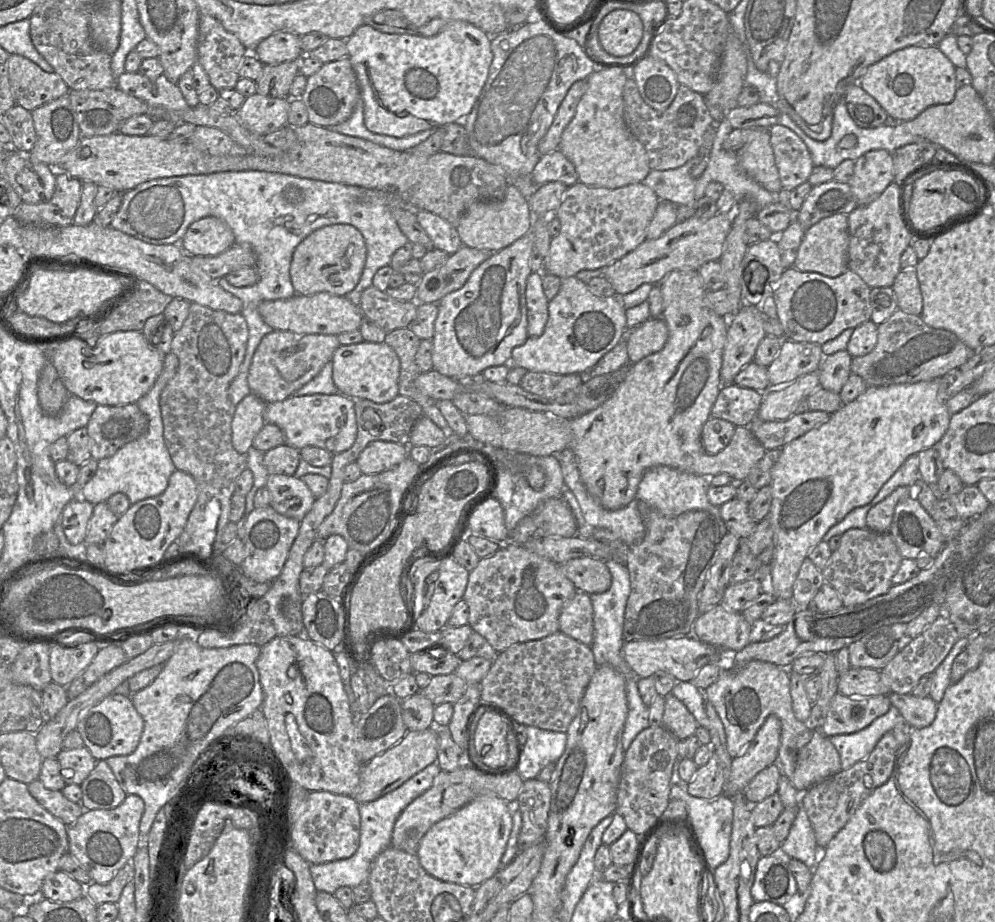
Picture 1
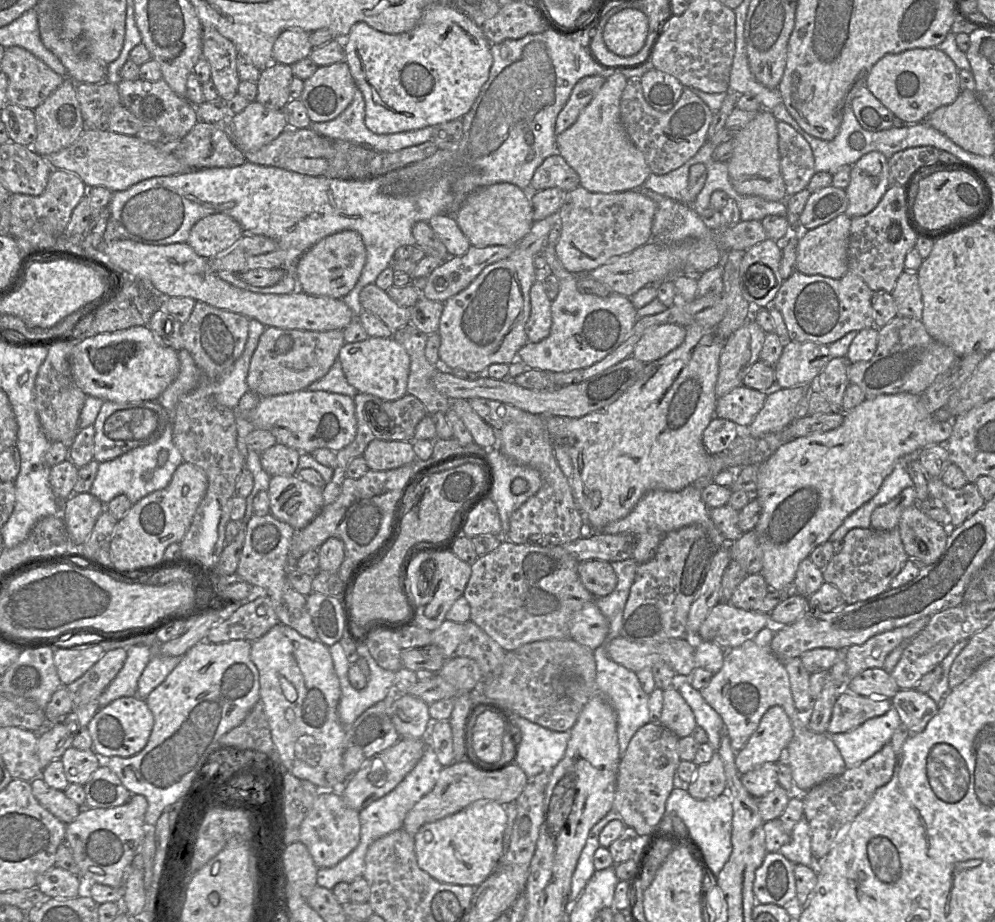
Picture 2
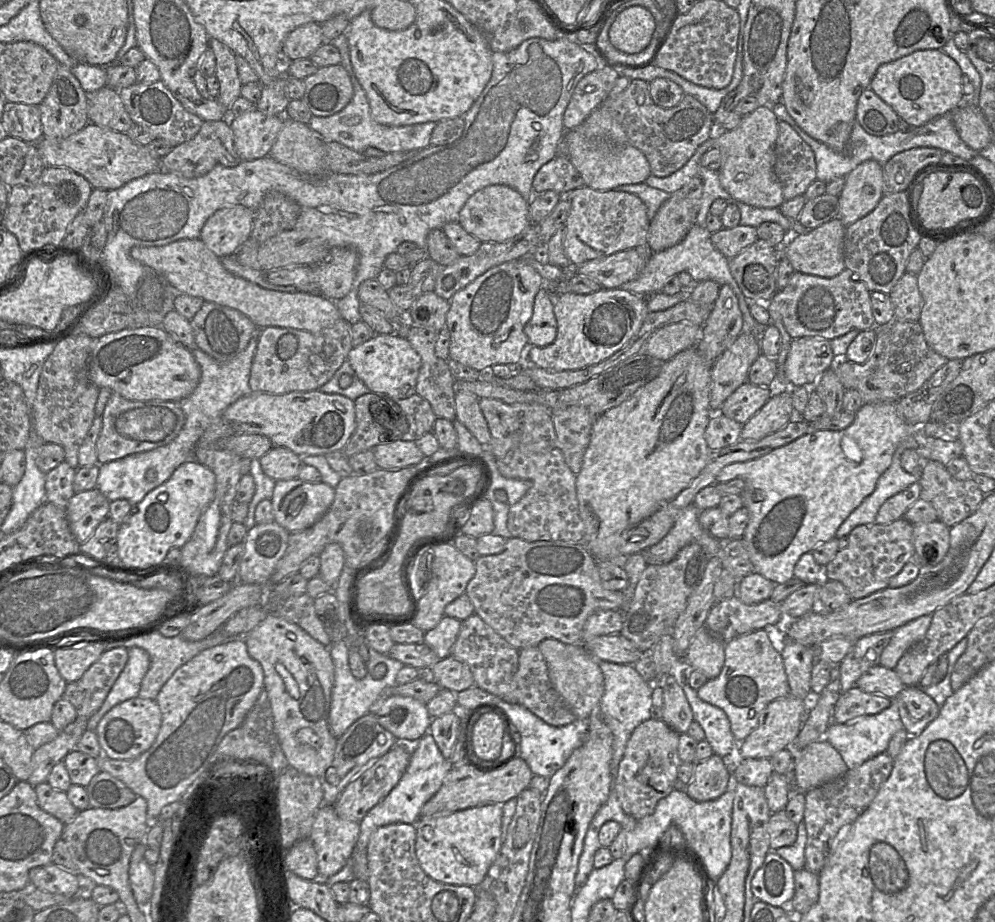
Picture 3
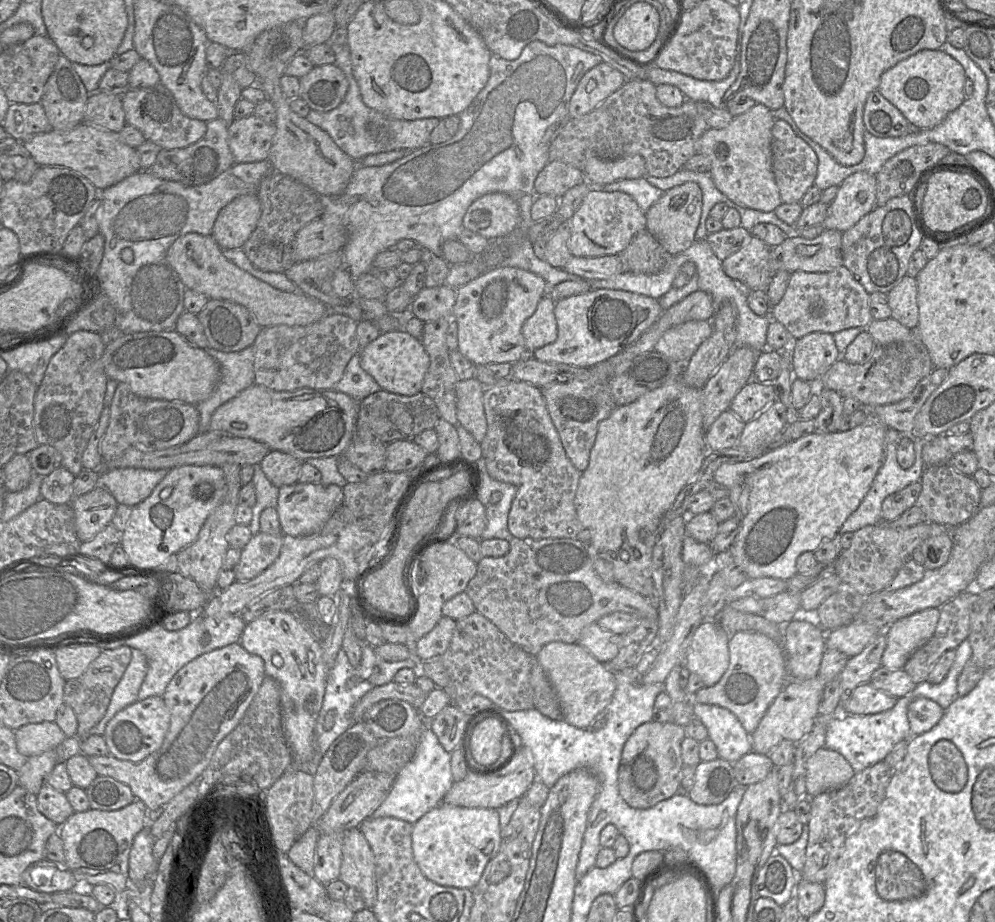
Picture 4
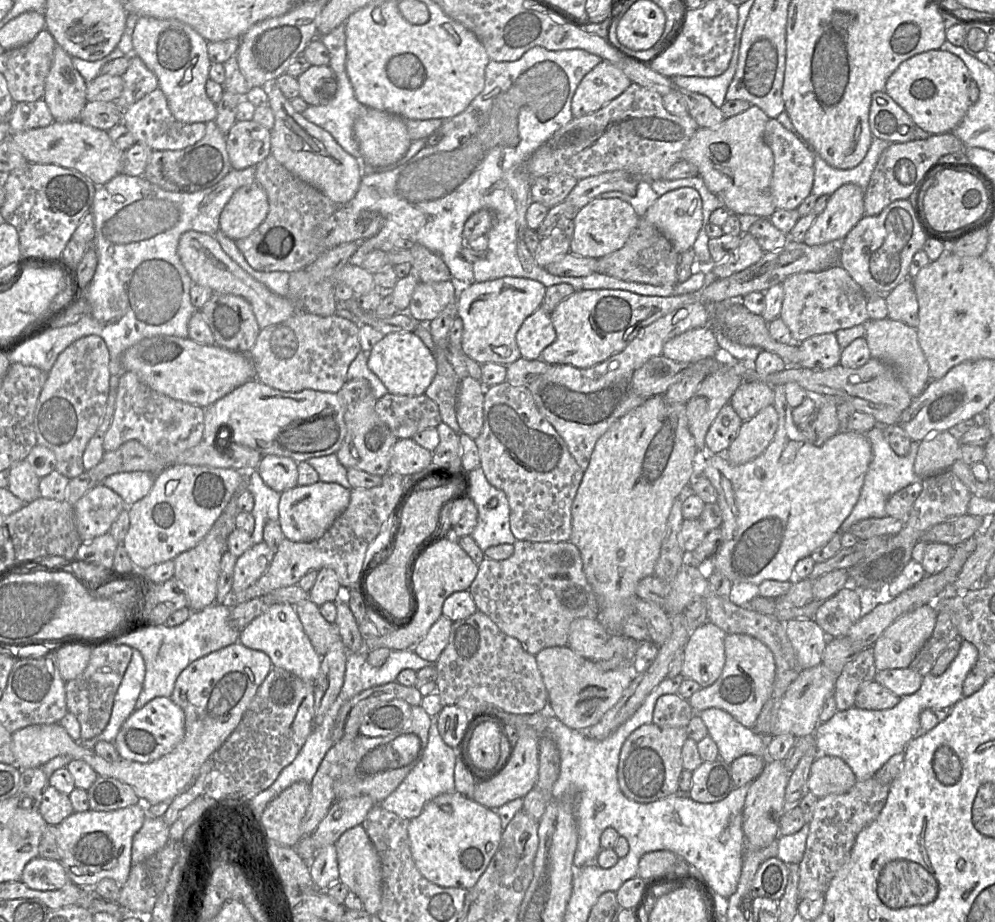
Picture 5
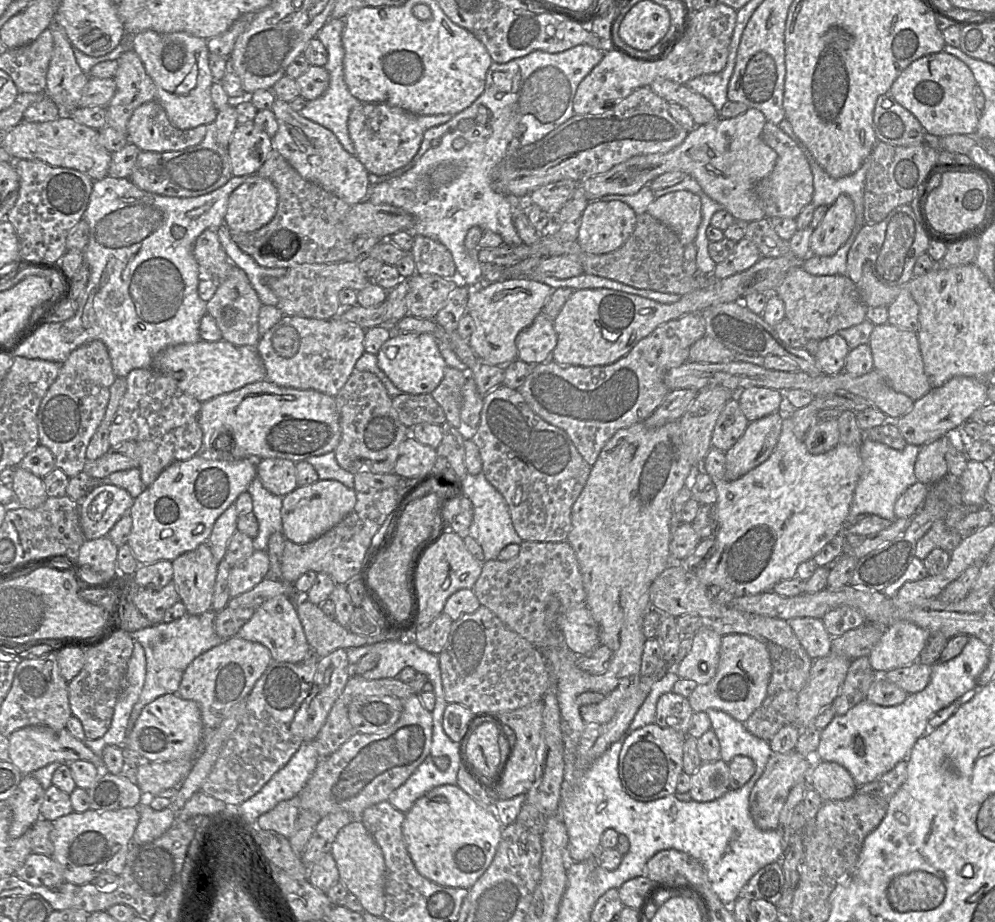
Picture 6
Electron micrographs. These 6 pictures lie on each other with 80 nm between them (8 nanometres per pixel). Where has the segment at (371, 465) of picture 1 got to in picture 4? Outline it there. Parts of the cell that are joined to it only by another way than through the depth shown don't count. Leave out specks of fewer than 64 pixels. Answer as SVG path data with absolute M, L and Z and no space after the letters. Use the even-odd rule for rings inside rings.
M397 440L386 445L384 469L389 472L409 471L421 464L427 455L413 440Z

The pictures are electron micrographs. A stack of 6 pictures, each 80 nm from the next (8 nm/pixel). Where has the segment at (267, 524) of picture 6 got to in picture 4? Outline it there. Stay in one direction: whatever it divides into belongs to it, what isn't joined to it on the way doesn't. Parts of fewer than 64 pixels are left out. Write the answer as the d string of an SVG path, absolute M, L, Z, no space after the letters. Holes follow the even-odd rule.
M259 464L254 465L252 484L256 492L256 502L252 507L252 520L248 527L252 535L255 535L260 532L261 512L266 508L276 508L279 488L267 479Z

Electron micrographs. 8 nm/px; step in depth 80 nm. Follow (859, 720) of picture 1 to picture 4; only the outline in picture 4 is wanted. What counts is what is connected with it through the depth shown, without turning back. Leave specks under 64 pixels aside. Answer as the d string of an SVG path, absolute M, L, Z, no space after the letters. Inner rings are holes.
M870 683L859 685L841 704L840 711L846 715L870 715L891 709L897 702L894 696L874 688Z

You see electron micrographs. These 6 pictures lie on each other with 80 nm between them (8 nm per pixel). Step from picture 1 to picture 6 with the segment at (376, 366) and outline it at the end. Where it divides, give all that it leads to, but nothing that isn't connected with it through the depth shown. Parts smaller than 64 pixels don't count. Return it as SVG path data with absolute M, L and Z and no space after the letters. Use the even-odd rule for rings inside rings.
M395 333L381 346L376 356L377 366L394 386L407 394L430 394L443 379L447 367L437 339L430 333Z

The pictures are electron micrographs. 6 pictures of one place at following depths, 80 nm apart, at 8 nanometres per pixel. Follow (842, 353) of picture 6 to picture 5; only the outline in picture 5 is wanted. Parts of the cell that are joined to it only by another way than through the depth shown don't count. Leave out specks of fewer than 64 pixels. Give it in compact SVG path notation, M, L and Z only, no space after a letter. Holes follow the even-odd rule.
M835 333L811 336L797 343L799 365L813 370L826 370L840 363L841 348Z

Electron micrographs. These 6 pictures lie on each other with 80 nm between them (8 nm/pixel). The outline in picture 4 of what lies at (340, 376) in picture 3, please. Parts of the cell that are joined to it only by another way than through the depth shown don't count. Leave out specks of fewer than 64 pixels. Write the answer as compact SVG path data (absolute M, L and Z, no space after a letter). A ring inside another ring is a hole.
M359 353L352 356L345 368L342 378L332 389L349 395L357 402L381 390L373 377L362 369Z

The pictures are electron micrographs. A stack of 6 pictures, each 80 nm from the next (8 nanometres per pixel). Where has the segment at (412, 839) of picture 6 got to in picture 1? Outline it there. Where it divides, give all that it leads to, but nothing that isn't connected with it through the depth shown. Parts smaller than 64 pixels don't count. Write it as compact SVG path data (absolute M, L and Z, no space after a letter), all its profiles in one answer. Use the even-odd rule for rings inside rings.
M484 793L452 815L433 824L419 842L417 857L432 877L476 888L501 867L512 829L512 805L495 793Z

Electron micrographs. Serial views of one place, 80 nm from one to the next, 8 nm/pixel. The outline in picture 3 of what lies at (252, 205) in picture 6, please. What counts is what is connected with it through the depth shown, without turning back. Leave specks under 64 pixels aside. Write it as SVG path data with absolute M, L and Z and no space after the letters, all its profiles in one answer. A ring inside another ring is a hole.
M242 205L221 209L205 222L199 239L219 258L233 255L250 238L254 213Z

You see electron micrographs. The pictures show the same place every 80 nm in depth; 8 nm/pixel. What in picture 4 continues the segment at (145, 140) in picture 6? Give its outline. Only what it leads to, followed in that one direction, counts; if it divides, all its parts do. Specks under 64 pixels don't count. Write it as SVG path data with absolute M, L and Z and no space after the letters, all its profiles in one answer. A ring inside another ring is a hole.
M160 82L149 88L129 89L121 100L127 125L137 128L146 141L160 146L163 150L185 148L199 141L206 133L206 122L185 116L172 93Z

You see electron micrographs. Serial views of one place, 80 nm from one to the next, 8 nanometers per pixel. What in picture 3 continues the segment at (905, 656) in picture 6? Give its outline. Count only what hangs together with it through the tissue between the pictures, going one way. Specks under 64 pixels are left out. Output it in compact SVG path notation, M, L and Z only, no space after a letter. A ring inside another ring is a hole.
M924 615L893 630L893 636L881 654L880 666L894 670L904 653L924 638L931 621L932 615Z

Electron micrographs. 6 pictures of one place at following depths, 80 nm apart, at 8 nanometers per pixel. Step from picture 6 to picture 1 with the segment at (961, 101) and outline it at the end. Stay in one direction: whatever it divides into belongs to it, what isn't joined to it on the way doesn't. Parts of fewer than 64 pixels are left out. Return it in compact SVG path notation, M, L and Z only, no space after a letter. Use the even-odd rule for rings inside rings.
M907 46L869 66L859 85L898 121L910 121L926 108L951 103L957 91L955 66L937 46Z

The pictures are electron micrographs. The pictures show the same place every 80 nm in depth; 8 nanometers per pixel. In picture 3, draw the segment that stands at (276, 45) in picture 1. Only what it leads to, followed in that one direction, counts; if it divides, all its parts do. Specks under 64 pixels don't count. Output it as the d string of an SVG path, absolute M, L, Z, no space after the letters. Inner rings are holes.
M309 22L298 26L285 37L282 44L282 58L284 61L310 58L324 42L320 23Z

